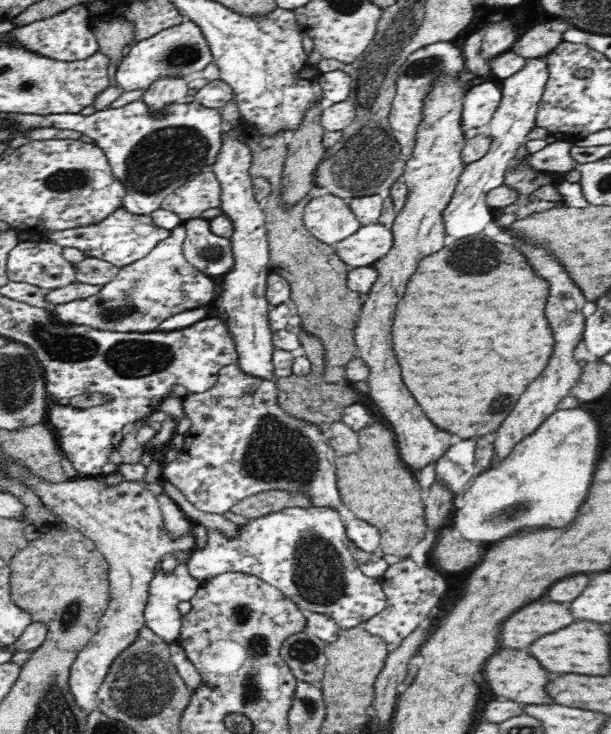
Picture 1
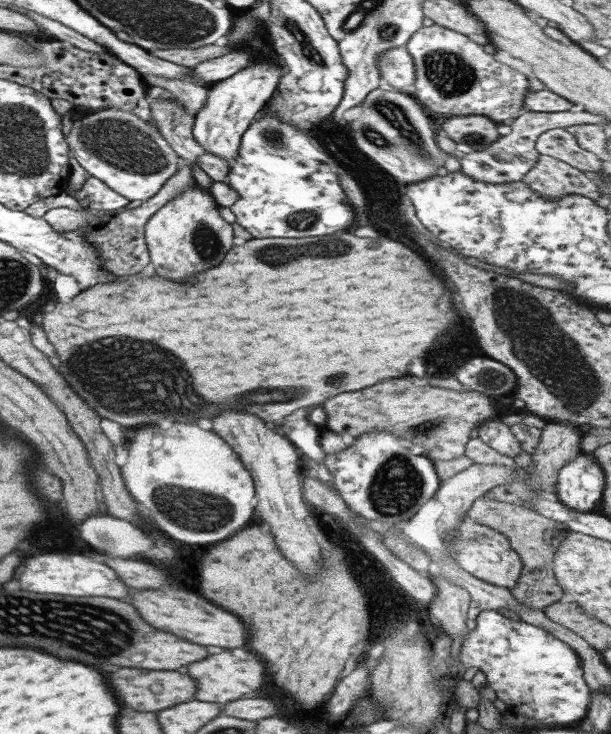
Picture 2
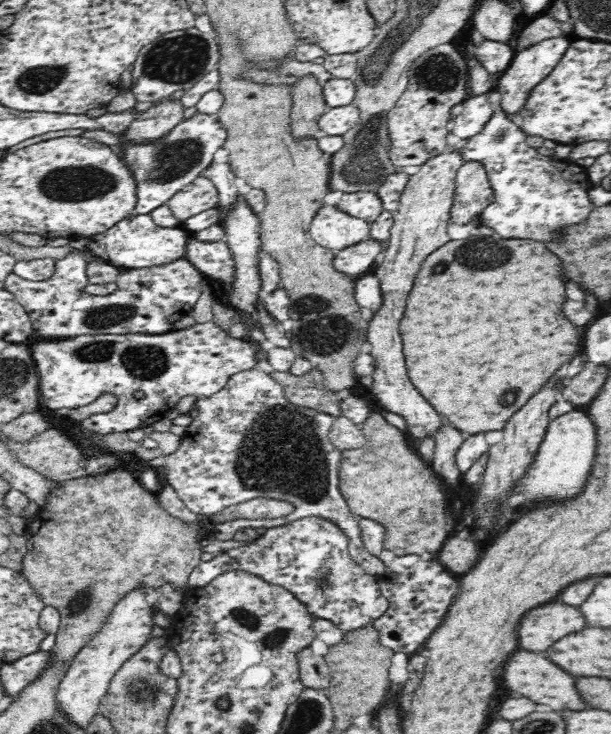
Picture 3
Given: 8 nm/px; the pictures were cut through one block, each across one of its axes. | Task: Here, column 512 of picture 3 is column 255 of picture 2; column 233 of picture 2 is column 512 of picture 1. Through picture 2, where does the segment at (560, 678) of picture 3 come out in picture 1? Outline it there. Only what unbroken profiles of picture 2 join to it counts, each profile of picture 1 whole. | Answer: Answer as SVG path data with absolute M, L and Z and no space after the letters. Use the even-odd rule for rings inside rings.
M502 648L498 650L494 656L488 658L486 666L484 666L484 676L488 680L488 686L492 688L494 694L504 696L506 700L514 700L514 702L524 702L524 704L552 704L550 696L546 696L546 670L538 664L538 660L534 660L528 652L522 650L512 650L512 648Z

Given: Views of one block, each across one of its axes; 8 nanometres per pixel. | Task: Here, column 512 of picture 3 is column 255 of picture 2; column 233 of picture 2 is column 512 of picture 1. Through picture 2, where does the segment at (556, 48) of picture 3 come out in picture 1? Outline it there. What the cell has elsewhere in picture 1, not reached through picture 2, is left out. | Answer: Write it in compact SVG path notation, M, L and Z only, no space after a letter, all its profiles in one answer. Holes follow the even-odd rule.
M547 56L527 59L524 68L508 78L499 80L502 98L489 122L487 130L492 138L488 154L465 166L460 180L450 199L450 204L442 212L448 241L463 239L483 232L486 225L495 220L494 210L486 203L486 194L502 189L506 172L511 168L519 146L527 142L528 133L536 127L538 105L549 77Z

